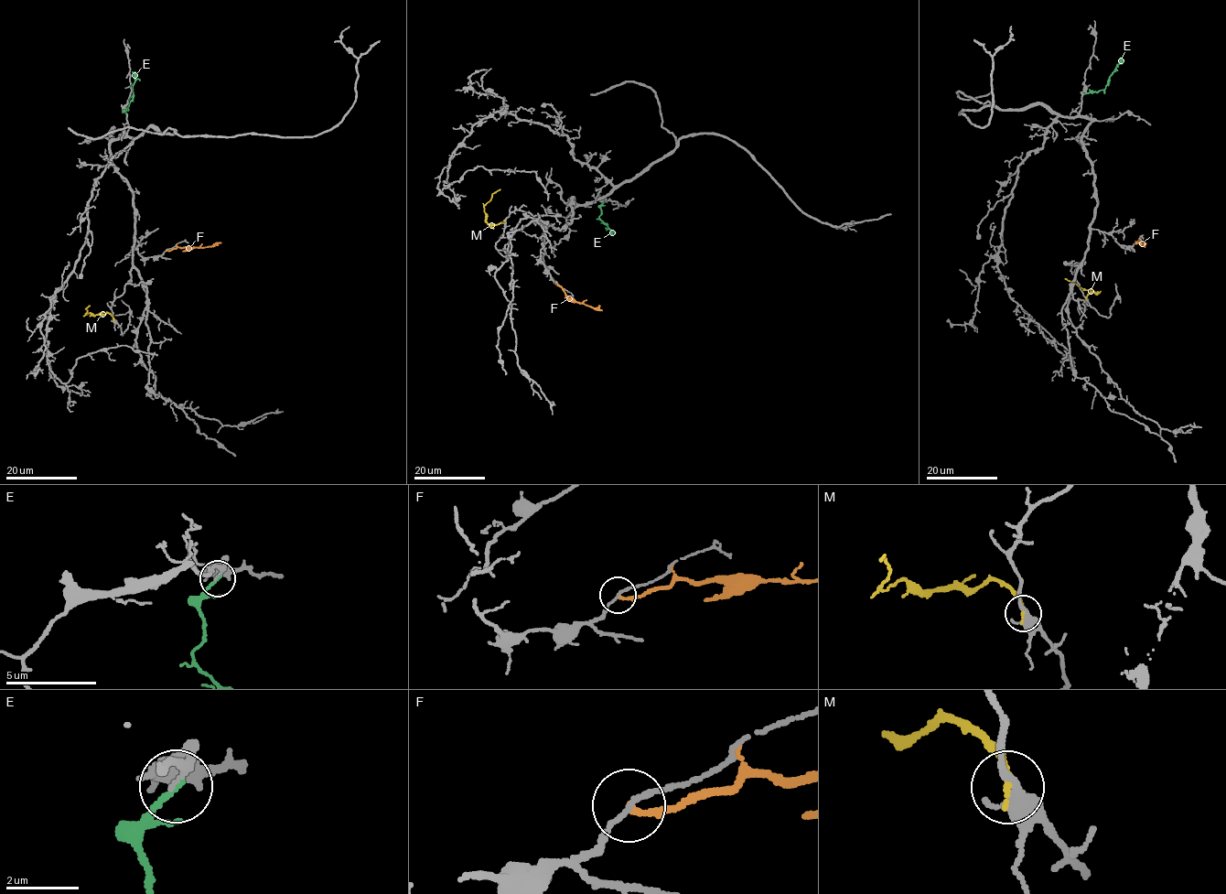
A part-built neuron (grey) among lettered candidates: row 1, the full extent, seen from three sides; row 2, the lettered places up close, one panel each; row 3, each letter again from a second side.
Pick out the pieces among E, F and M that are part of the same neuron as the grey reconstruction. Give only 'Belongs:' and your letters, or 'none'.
Belongs: E

